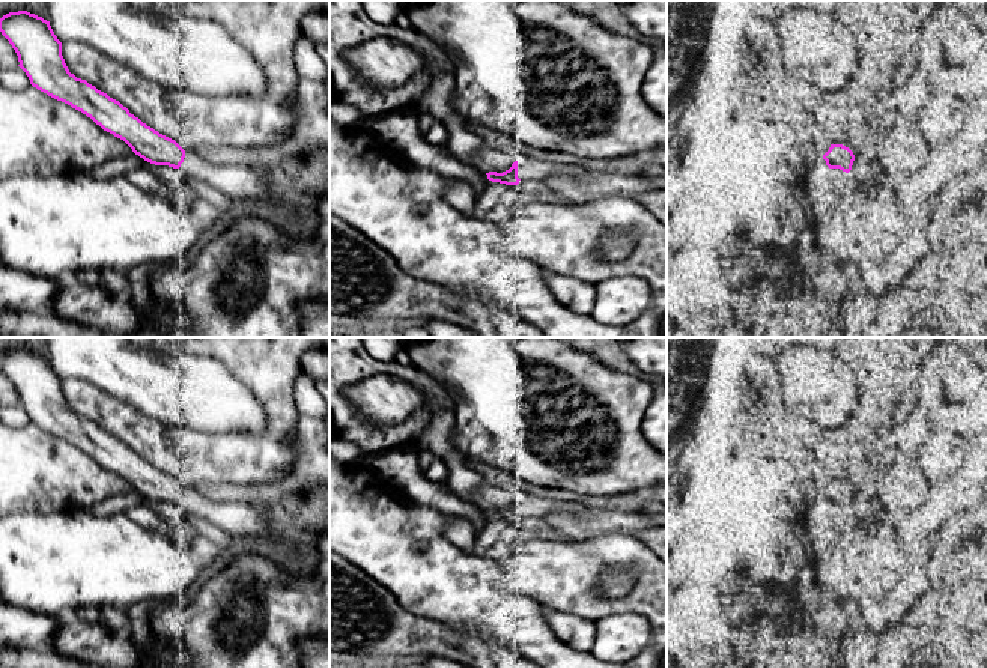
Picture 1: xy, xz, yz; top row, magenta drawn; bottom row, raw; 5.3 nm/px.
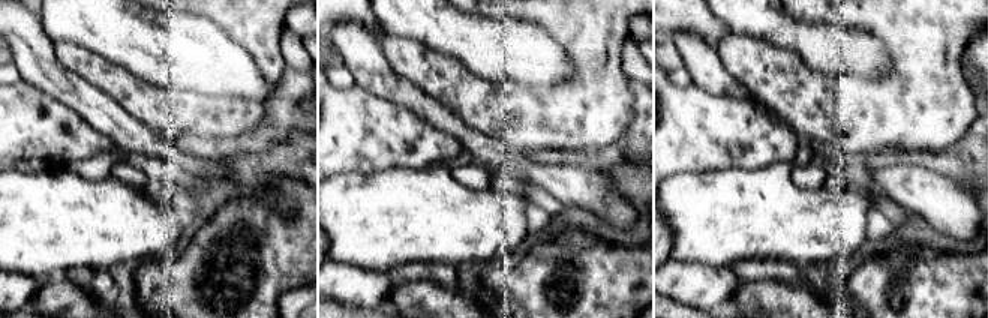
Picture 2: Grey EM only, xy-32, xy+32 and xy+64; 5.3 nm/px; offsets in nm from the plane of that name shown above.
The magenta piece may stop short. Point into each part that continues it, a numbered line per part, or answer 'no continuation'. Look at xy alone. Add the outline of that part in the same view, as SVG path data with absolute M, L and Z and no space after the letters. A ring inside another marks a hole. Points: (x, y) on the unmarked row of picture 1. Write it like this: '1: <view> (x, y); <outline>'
1: xy (241, 519); M185 490L178 507L182 513L191 513L209 521L226 534L236 537L265 536L265 521L259 515L259 507L248 503L217 503L197 490Z

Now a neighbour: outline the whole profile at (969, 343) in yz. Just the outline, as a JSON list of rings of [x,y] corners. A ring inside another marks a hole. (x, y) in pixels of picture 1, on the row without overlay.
[[[949,337],[949,339],[960,343],[973,357],[979,348],[987,348],[987,337]]]

